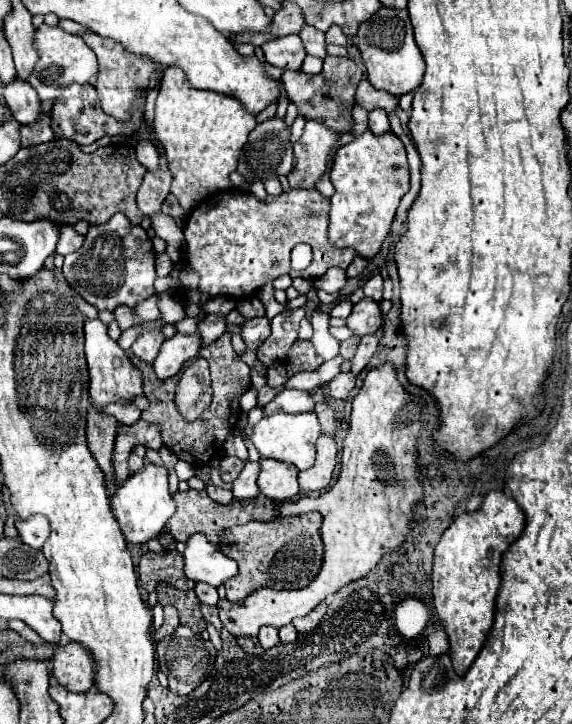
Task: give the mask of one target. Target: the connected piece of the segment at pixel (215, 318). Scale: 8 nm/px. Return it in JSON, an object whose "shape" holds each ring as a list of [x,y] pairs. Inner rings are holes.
{"shape":[[[206,315],[204,321],[200,321],[200,325],[198,325],[198,335],[200,335],[202,347],[208,347],[210,343],[214,343],[224,331],[226,331],[224,317],[220,317],[220,315]]]}

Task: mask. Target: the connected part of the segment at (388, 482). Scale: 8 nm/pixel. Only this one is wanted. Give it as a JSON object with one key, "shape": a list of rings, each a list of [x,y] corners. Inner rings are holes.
{"shape":[[[384,363],[368,371],[360,393],[352,401],[350,431],[342,443],[340,475],[332,489],[318,497],[302,497],[300,501],[280,503],[280,515],[288,517],[304,511],[322,513],[324,521],[320,537],[324,543],[324,561],[316,579],[304,589],[272,591],[258,589],[244,603],[218,601],[220,621],[228,633],[258,635],[262,625],[282,627],[296,617],[308,615],[328,595],[336,593],[342,585],[366,577],[378,567],[380,559],[402,545],[412,531],[414,507],[424,499],[420,481],[416,437],[422,421],[408,419],[410,393],[400,385],[398,371],[392,363]]]}

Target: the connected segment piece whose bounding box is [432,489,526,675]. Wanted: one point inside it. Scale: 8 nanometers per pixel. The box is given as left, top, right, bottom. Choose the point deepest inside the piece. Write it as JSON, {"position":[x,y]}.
{"position":[466,578]}

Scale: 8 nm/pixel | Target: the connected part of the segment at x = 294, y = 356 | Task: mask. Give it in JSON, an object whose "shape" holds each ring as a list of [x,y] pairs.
{"shape":[[[298,339],[286,357],[286,363],[292,365],[296,371],[308,371],[308,369],[318,369],[322,365],[322,359],[314,353],[314,347],[310,341]]]}

